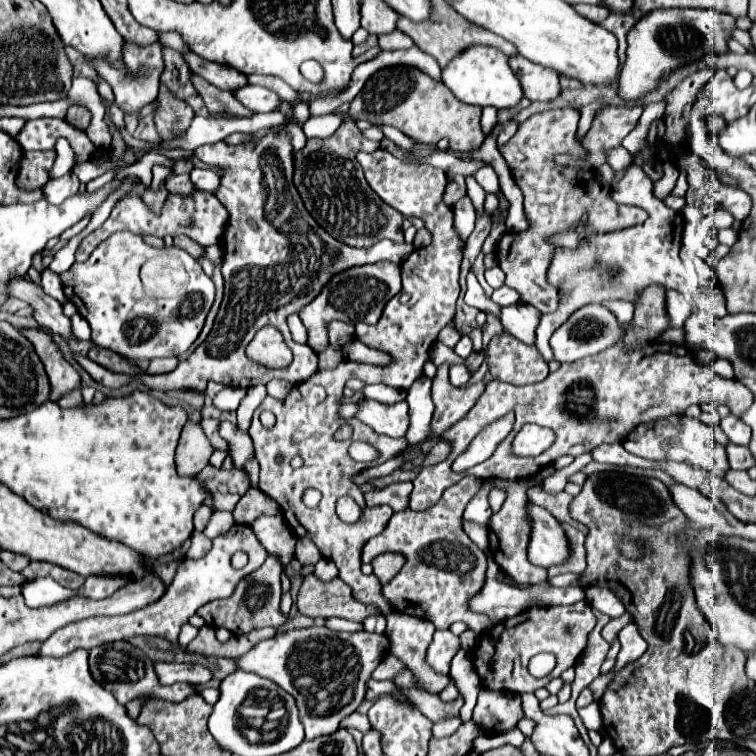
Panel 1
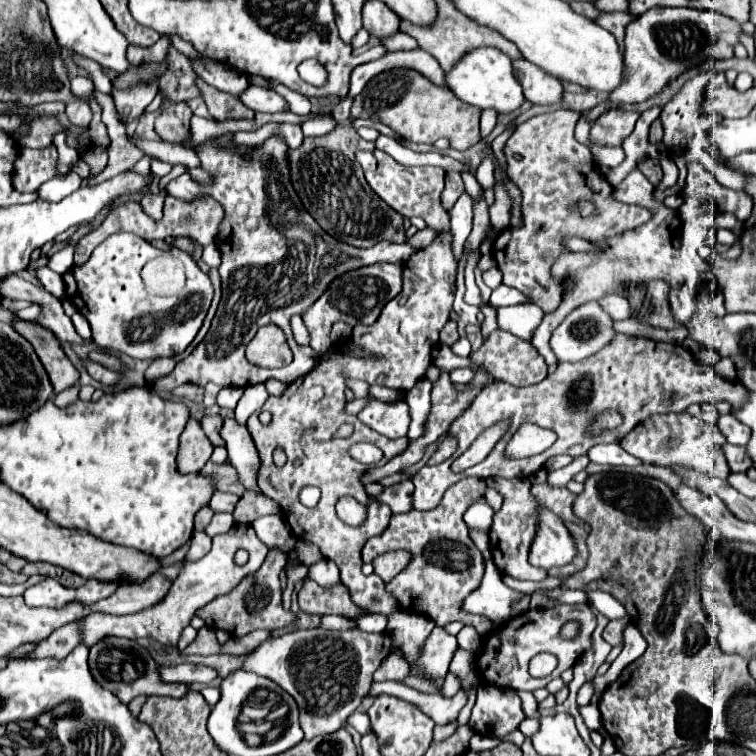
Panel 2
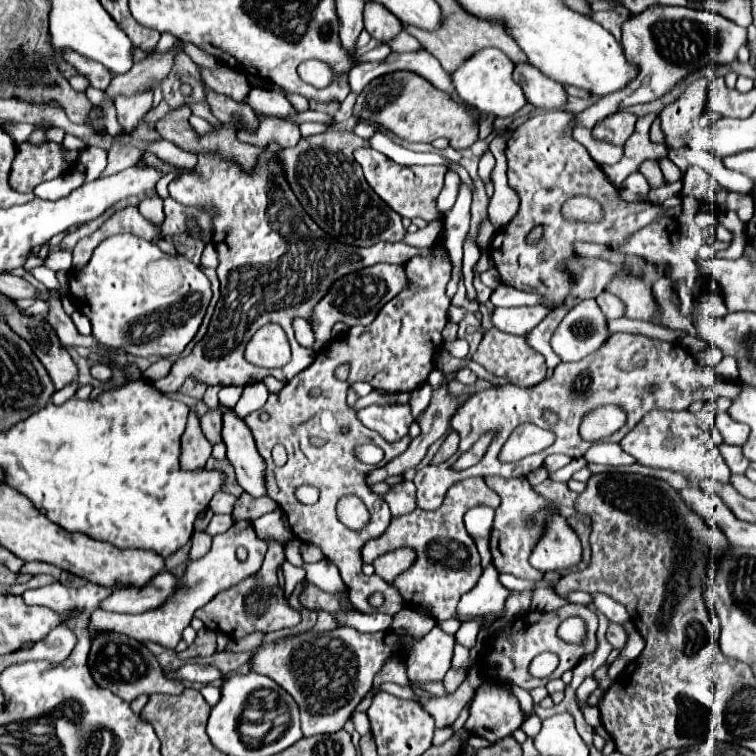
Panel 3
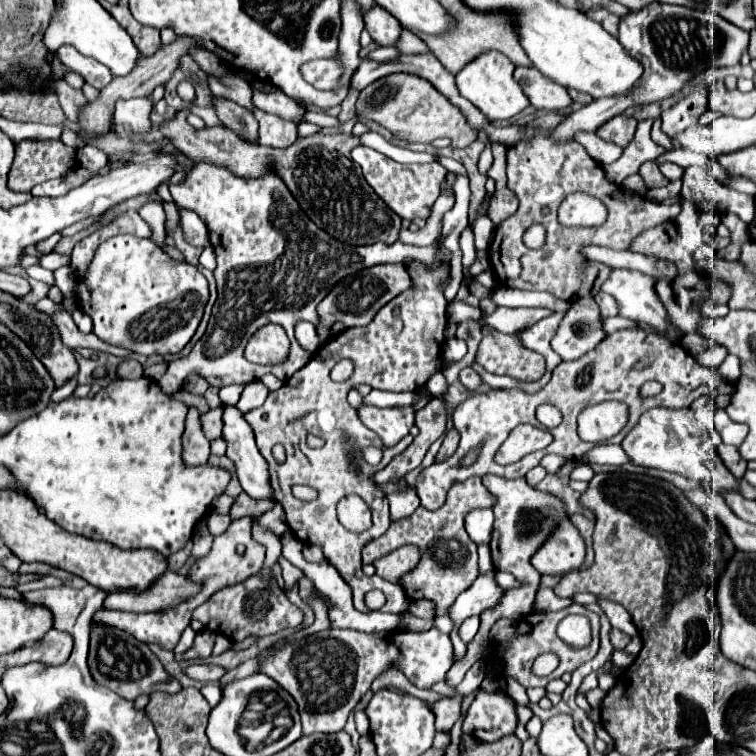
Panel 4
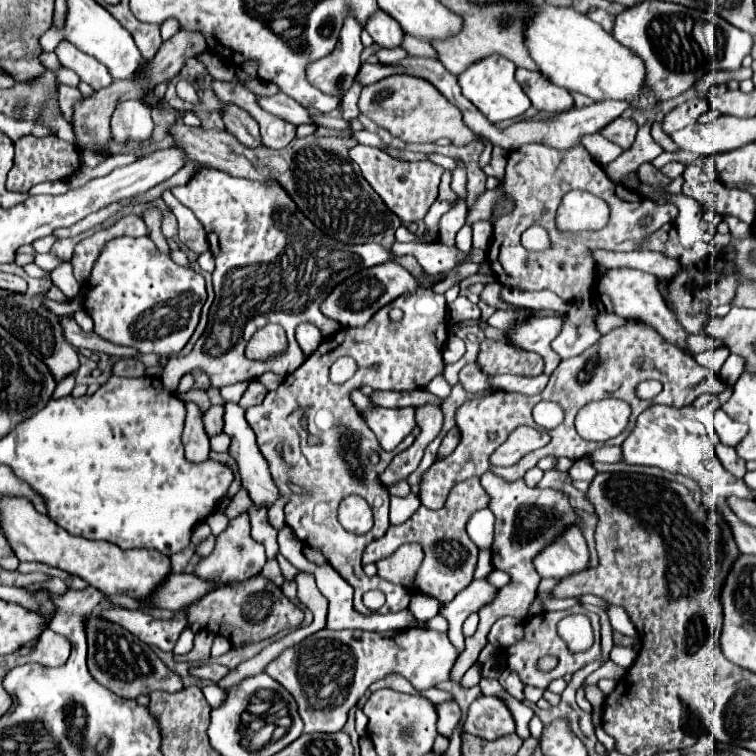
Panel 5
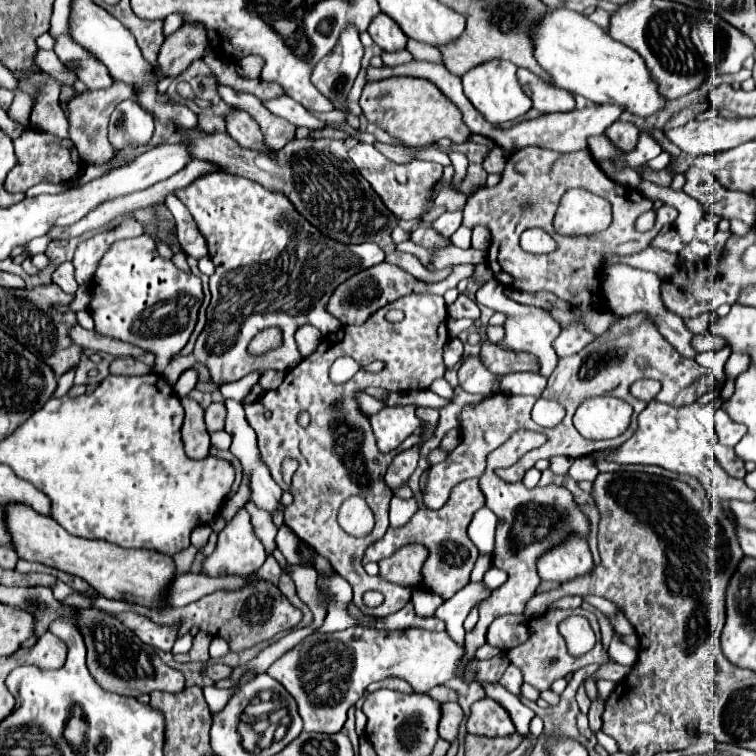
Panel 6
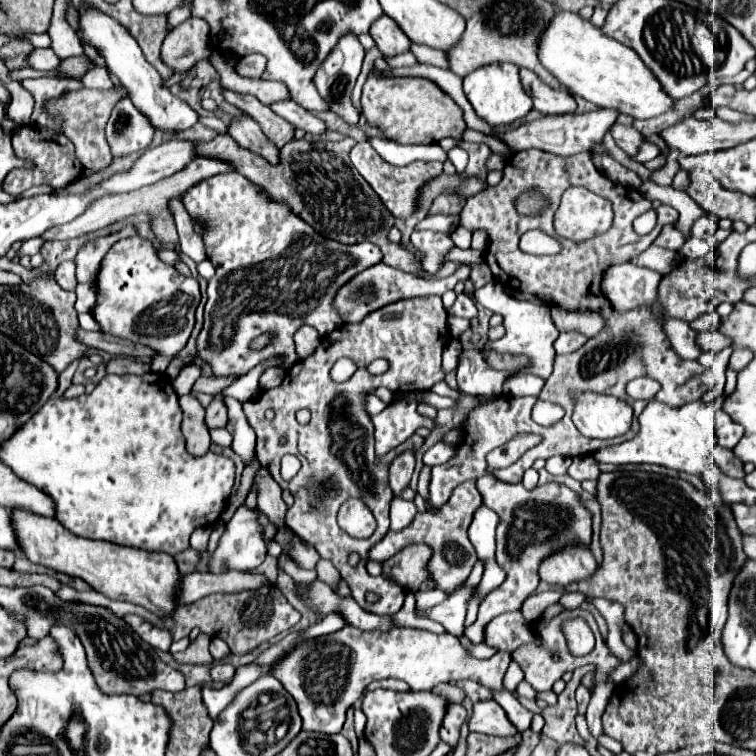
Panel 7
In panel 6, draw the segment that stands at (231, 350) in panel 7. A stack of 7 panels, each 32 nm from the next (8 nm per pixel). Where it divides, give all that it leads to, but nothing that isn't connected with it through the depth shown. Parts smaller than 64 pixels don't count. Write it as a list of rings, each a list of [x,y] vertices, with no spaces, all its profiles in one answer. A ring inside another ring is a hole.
[[[214,172],[212,176],[202,176],[200,180],[196,180],[196,184],[190,184],[188,188],[184,188],[184,192],[176,192],[176,196],[182,200],[182,204],[194,216],[194,220],[208,244],[208,256],[212,258],[216,272],[210,276],[212,300],[206,308],[206,326],[196,340],[194,352],[184,358],[174,358],[166,366],[164,378],[168,378],[170,384],[174,384],[178,380],[178,376],[186,368],[192,368],[196,362],[210,368],[214,382],[234,382],[234,380],[240,380],[242,376],[250,374],[252,370],[264,372],[264,370],[272,368],[272,370],[284,372],[288,368],[294,368],[302,360],[302,356],[296,348],[296,342],[294,342],[294,332],[302,324],[312,324],[322,334],[336,332],[336,328],[340,328],[342,322],[328,312],[330,296],[350,276],[354,276],[374,264],[380,264],[384,260],[384,252],[378,244],[372,244],[372,242],[342,244],[328,236],[322,236],[316,228],[312,228],[312,224],[308,224],[292,208],[288,198],[268,192],[260,184],[246,180],[242,176],[232,176],[228,172]],[[234,312],[254,312],[240,320],[236,336],[234,336]],[[270,326],[276,326],[282,330],[282,346],[268,350],[260,356],[252,356],[248,352],[250,340],[258,332],[262,332]]]

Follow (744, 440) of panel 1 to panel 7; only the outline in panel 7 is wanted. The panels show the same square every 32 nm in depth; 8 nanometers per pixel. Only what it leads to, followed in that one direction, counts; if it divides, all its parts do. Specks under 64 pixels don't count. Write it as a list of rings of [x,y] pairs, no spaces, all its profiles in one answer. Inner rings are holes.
[[[724,410],[715,413],[715,428],[718,444],[728,450],[732,450],[744,434],[744,428],[740,428],[740,424],[736,424]]]

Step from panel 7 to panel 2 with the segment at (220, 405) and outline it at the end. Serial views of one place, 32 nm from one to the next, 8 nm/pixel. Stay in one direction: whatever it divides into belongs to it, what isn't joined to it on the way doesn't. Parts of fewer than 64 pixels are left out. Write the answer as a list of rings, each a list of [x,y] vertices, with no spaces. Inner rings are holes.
[[[216,414],[216,416],[204,416],[200,420],[200,424],[202,424],[204,434],[208,436],[208,440],[214,446],[222,446],[224,444],[224,440],[220,438],[220,428],[222,428],[222,416],[220,414]]]

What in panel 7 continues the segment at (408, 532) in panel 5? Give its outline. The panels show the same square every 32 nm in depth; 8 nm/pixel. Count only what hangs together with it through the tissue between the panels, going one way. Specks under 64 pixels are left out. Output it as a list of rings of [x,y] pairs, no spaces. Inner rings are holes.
[[[466,482],[454,488],[450,500],[438,510],[438,512],[424,512],[424,514],[416,514],[416,520],[404,528],[402,532],[388,532],[380,544],[376,544],[376,548],[372,548],[370,552],[370,560],[388,560],[392,558],[396,552],[400,552],[404,546],[414,544],[414,542],[424,542],[428,544],[434,554],[430,560],[430,576],[436,580],[438,588],[442,590],[454,590],[456,586],[460,586],[468,574],[472,572],[472,566],[476,564],[476,552],[468,540],[468,526],[472,520],[472,514],[480,508],[482,500],[480,494],[476,492],[474,482]]]

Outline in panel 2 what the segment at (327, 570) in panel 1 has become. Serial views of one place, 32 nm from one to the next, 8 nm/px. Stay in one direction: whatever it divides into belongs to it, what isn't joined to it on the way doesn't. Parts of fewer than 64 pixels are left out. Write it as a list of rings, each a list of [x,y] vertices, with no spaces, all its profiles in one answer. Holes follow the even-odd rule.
[[[322,558],[318,564],[308,566],[308,578],[320,584],[322,588],[334,588],[340,584],[340,572],[332,560]]]

